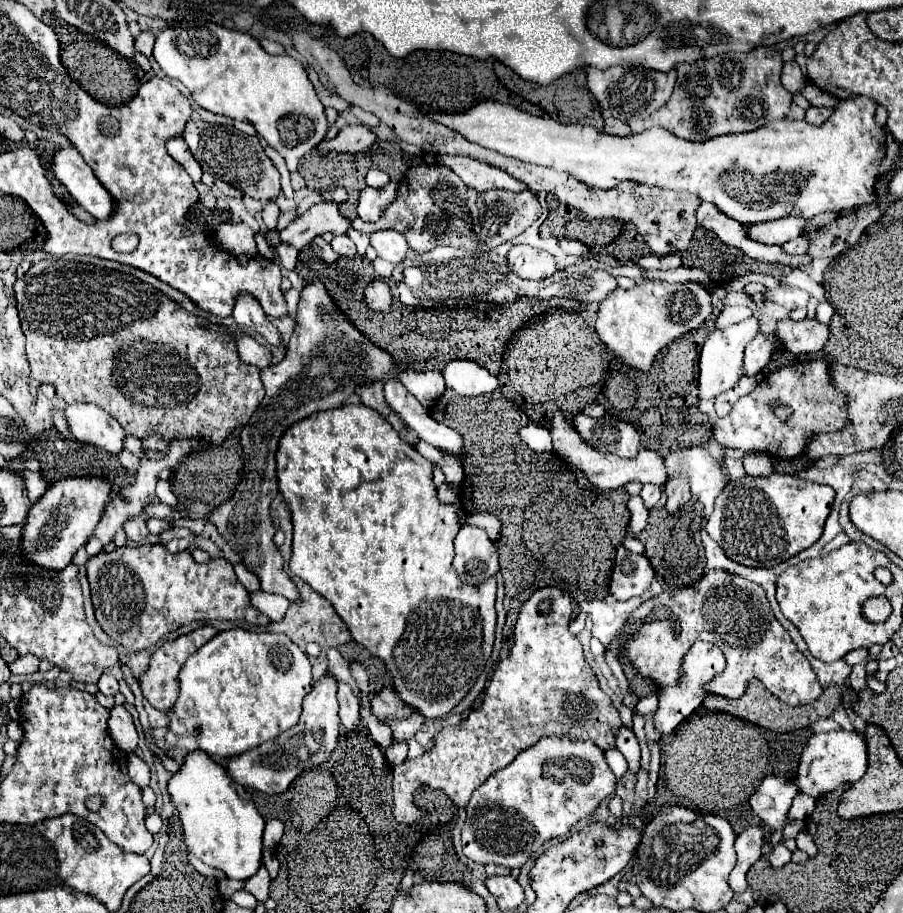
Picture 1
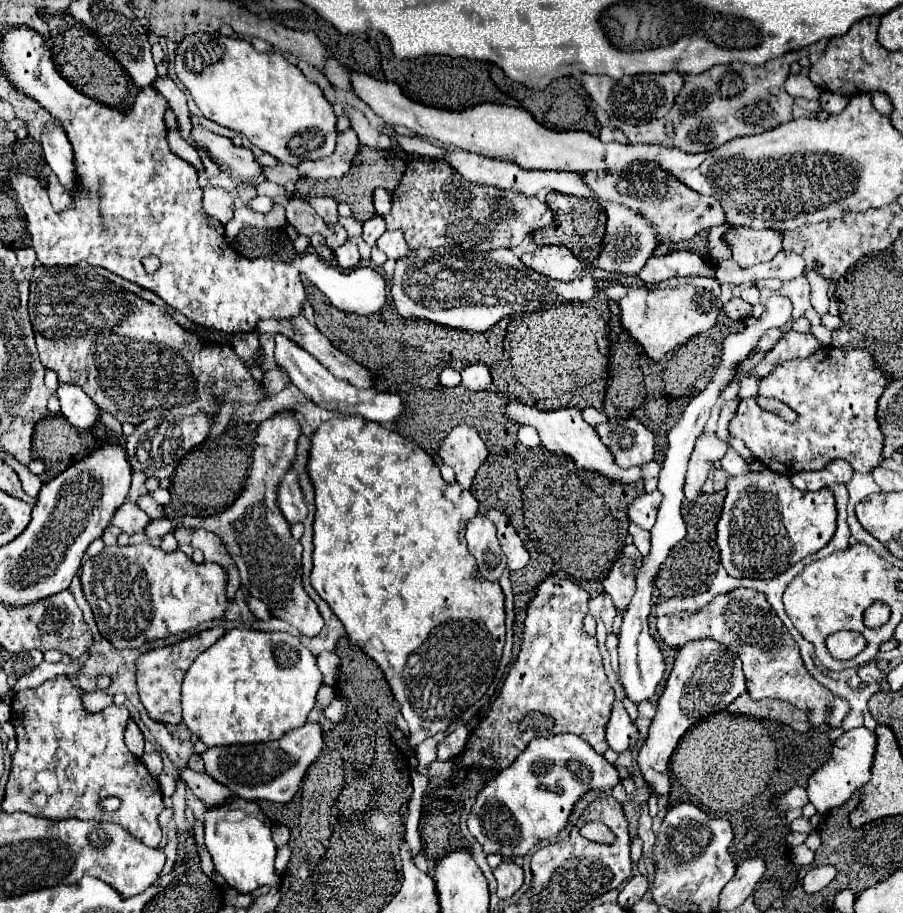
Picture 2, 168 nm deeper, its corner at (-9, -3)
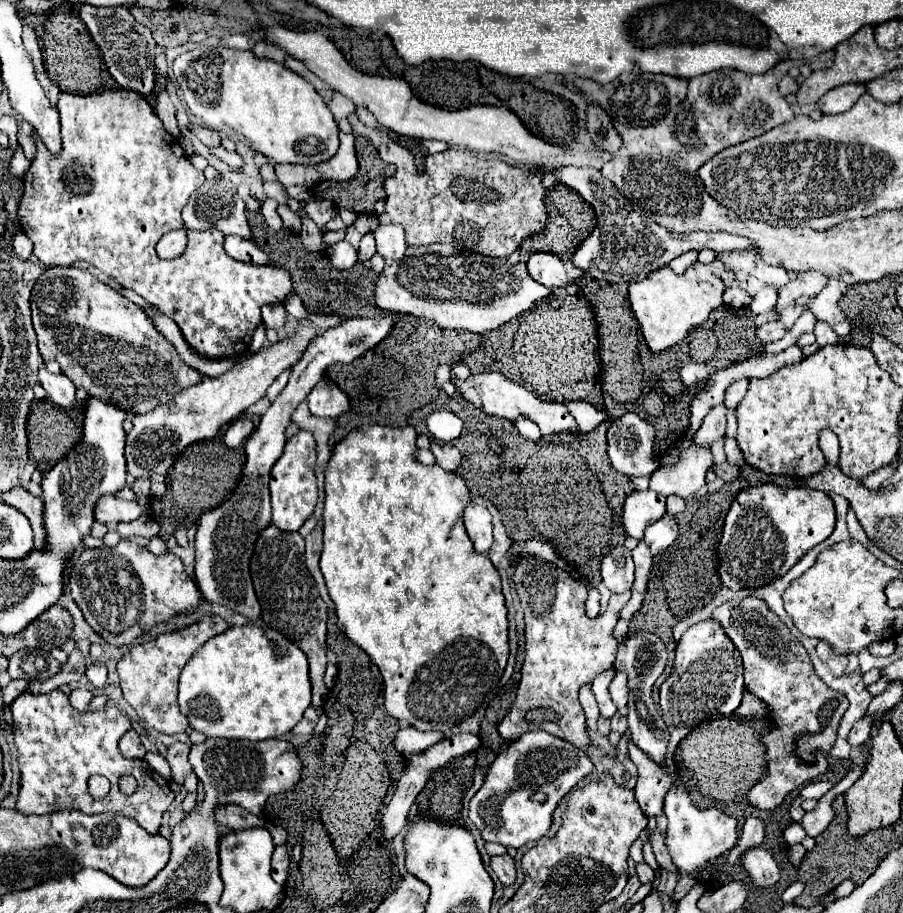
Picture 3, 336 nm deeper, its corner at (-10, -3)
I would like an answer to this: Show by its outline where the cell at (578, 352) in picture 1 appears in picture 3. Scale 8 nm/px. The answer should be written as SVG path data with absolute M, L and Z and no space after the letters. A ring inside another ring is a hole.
M582 283L554 289L548 299L534 303L518 321L506 323L504 337L496 337L496 343L496 351L478 349L468 357L468 367L474 373L502 373L544 401L586 401L600 411L604 409L596 313Z

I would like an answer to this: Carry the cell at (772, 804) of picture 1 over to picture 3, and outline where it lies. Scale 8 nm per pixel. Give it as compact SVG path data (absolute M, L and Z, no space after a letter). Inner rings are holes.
M818 781L818 783L808 783L800 789L800 797L802 799L820 799L824 793L828 793L832 789L832 783L828 781Z

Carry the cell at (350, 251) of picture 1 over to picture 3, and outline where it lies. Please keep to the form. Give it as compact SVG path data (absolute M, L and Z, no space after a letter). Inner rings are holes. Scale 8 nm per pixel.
M340 241L328 249L328 257L336 269L350 269L358 263L358 253L348 241Z

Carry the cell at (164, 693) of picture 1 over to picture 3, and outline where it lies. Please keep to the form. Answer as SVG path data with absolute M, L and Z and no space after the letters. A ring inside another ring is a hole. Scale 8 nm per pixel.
M204 617L200 623L174 631L164 633L152 639L150 643L136 645L124 653L124 657L118 661L118 675L120 685L124 691L124 699L136 709L138 717L146 721L146 725L154 727L160 733L176 735L184 733L188 729L188 719L182 715L178 707L178 679L184 669L184 665L192 659L192 655L212 637L224 633L228 629L228 623L220 617Z

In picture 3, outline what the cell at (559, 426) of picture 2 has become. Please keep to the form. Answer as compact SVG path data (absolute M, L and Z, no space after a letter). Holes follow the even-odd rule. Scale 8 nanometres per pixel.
M480 373L480 375L472 375L468 381L454 379L454 383L456 383L456 389L462 393L462 397L468 399L470 403L474 403L484 413L504 417L508 421L516 421L518 417L528 417L534 423L538 423L544 437L556 435L556 433L580 433L576 419L570 415L570 411L564 403L540 401L530 391L526 391L524 387L516 385L514 381L506 379L500 373Z

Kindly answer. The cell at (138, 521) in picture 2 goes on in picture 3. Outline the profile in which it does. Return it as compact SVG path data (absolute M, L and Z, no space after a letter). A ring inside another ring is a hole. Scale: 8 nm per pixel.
M112 495L100 499L100 503L96 503L96 521L106 523L108 527L114 527L116 523L128 523L128 521L136 521L142 515L140 507L132 501L120 501Z

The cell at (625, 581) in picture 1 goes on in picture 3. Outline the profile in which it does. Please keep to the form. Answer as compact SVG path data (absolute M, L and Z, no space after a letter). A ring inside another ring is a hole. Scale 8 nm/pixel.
M614 547L602 559L602 581L612 593L626 593L634 585L634 561L630 549Z

